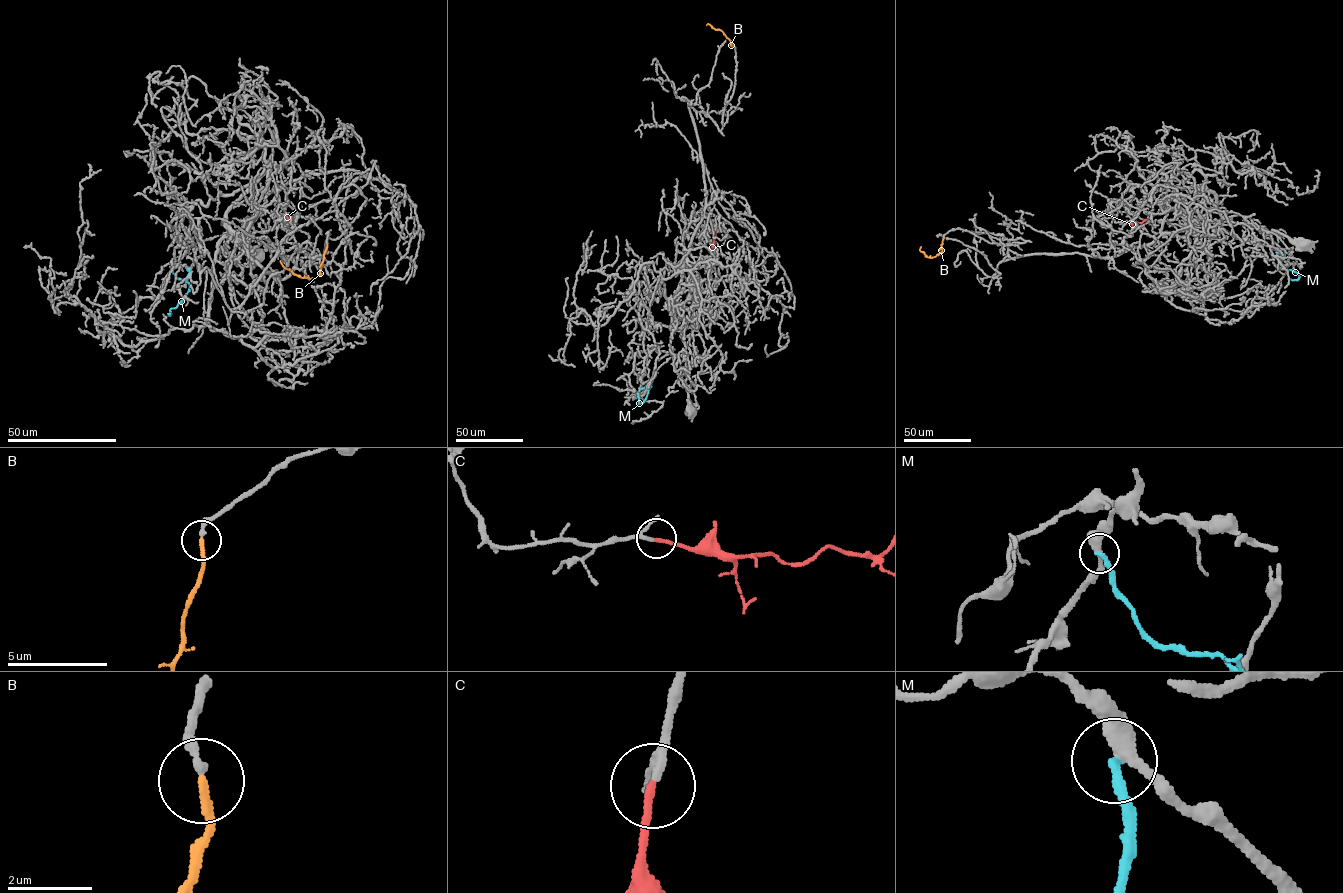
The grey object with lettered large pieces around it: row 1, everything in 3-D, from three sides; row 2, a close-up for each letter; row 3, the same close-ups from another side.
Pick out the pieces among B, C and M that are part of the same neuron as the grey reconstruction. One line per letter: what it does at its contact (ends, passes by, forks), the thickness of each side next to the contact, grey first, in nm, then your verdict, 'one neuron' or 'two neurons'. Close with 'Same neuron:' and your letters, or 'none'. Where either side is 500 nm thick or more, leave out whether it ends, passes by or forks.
B: it ends | 220/200 nm | one neuron
C: it ends | 140/170 nm | one neuron
M: it ends | 400/240 nm | two neurons
Same neuron: B, C

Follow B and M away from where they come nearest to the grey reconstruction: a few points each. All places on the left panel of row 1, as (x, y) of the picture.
B: (327, 244), (316, 277), (302, 277), (285, 268), (280, 260)
M: (171, 268), (176, 277), (187, 282), (189, 291), (185, 298), (170, 309), (170, 315), (167, 313)

